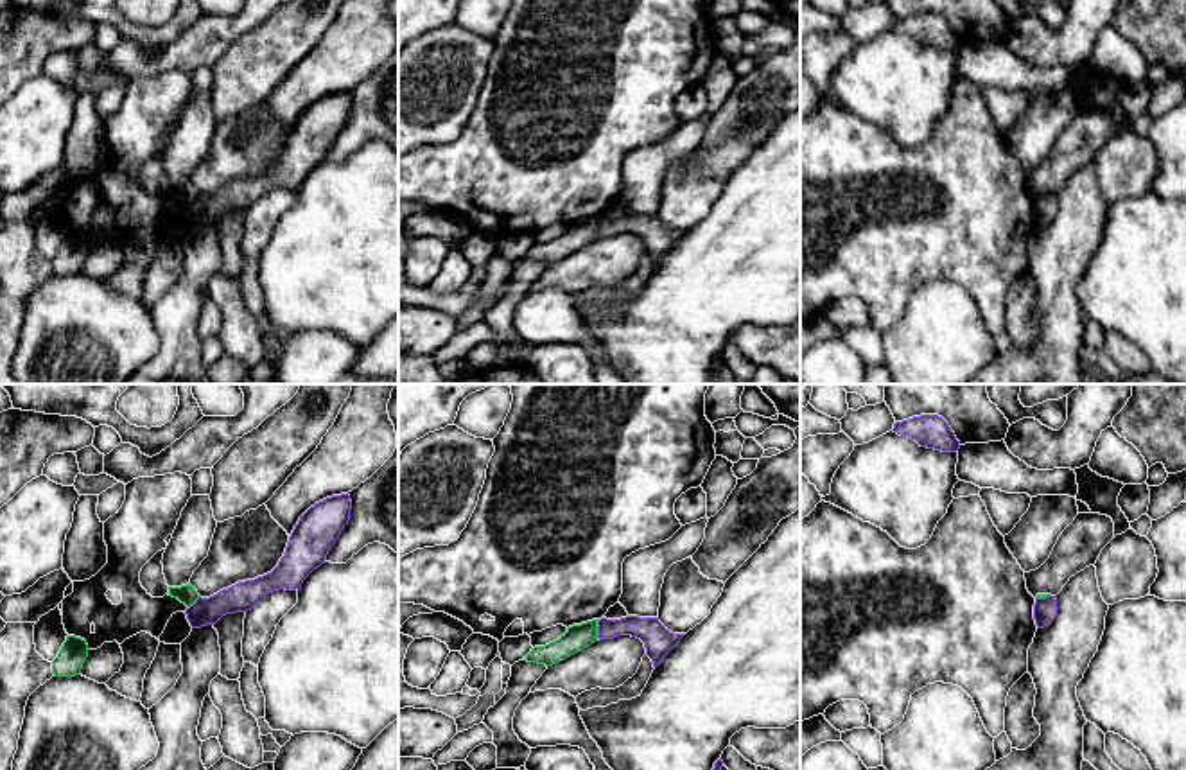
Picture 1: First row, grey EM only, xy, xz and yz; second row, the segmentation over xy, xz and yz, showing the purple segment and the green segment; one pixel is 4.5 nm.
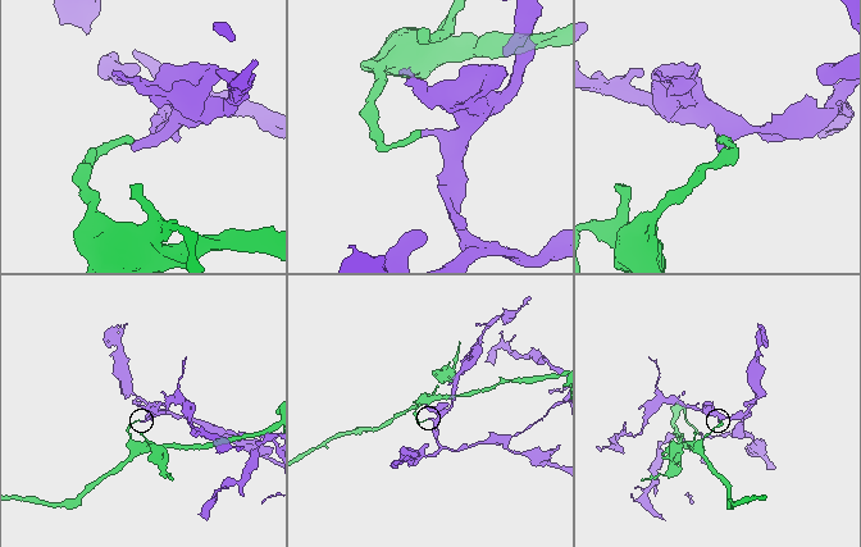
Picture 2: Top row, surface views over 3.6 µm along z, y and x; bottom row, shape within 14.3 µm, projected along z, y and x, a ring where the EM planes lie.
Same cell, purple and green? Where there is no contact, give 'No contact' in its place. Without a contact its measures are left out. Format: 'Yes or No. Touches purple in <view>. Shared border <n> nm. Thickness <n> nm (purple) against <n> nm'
No. Touches purple in xz. Shared border 90 nm. Thickness 120 nm (purple) against 120 nm

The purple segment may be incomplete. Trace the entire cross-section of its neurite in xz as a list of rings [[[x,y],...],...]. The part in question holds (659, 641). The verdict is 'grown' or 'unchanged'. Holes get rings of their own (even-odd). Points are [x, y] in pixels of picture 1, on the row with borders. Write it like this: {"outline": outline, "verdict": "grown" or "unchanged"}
{"outline": [[[626,616],[621,619],[601,617],[597,621],[597,639],[632,635],[644,643],[646,655],[657,668],[664,657],[680,643],[685,634],[669,632],[658,617]]], "verdict": "unchanged"}

